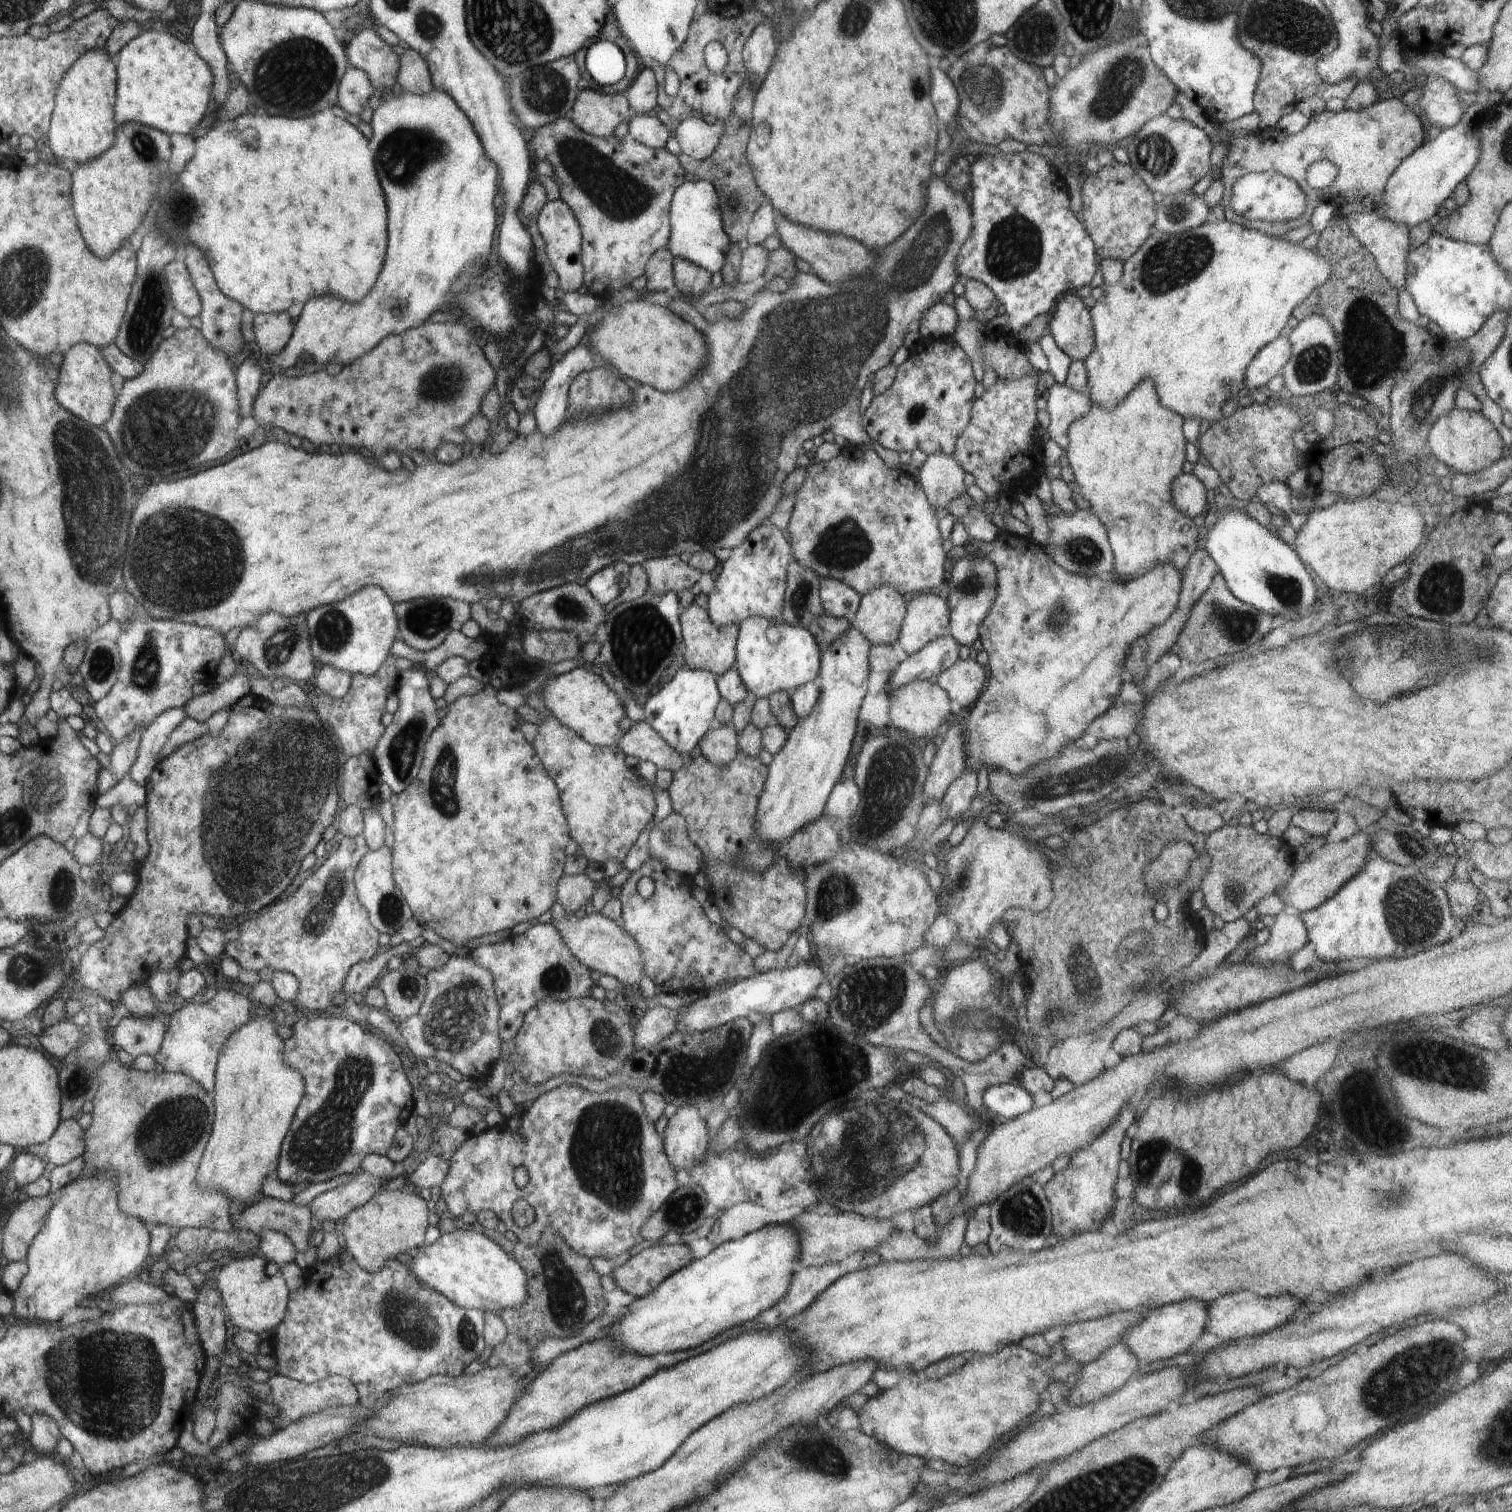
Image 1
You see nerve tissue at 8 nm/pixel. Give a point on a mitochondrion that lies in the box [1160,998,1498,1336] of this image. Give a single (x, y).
(1432, 1060)

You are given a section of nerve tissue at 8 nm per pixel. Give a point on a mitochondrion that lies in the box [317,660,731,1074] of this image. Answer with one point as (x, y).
(456, 1022)

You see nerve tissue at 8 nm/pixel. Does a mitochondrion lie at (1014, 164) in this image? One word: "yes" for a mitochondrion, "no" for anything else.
no

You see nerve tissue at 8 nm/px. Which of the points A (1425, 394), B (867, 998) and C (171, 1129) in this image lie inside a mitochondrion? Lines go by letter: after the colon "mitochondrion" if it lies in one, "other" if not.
A: mitochondrion
B: mitochondrion
C: mitochondrion

